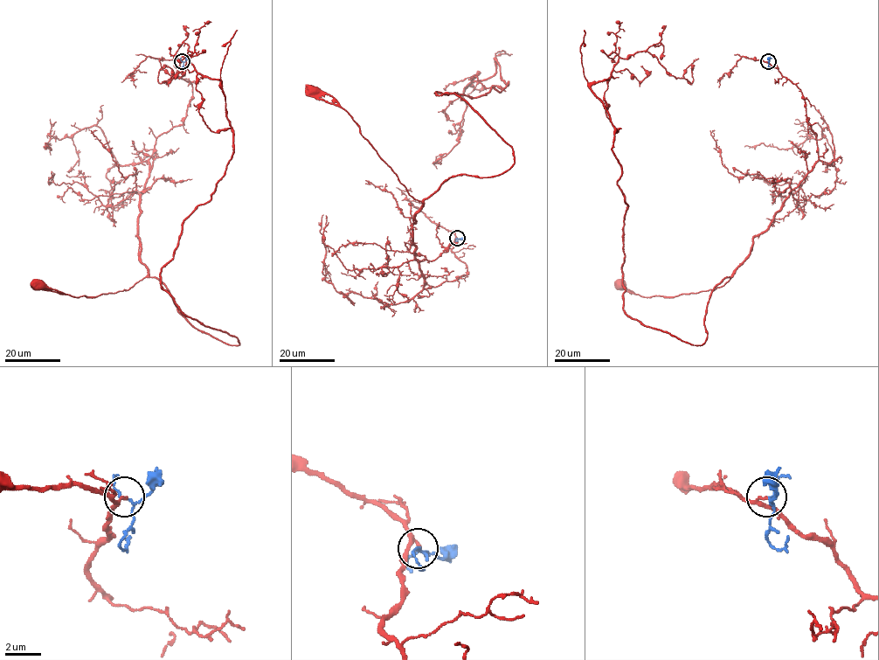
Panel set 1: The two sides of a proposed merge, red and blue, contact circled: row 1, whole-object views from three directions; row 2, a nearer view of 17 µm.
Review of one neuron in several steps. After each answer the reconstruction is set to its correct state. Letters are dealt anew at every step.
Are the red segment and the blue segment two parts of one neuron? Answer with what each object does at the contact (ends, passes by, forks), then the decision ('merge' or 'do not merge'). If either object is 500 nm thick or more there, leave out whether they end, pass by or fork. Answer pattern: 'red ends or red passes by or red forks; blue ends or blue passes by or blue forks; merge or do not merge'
red passes by; blue forks; do not merge

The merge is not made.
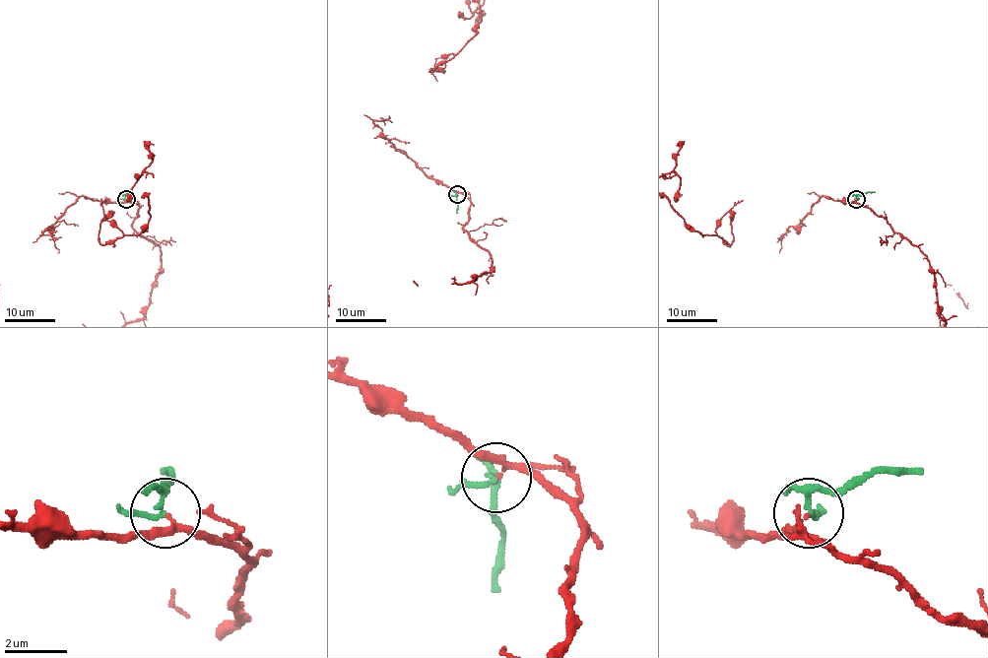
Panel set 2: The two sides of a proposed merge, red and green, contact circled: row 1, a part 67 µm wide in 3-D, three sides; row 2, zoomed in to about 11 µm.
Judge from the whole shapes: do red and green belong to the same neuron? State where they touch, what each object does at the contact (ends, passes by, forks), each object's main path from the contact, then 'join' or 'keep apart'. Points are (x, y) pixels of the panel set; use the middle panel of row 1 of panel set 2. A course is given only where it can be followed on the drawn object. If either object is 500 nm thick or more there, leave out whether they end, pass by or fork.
(457, 194) | red passes by | green forks | green via (457, 195), (456, 213) | keep apart

